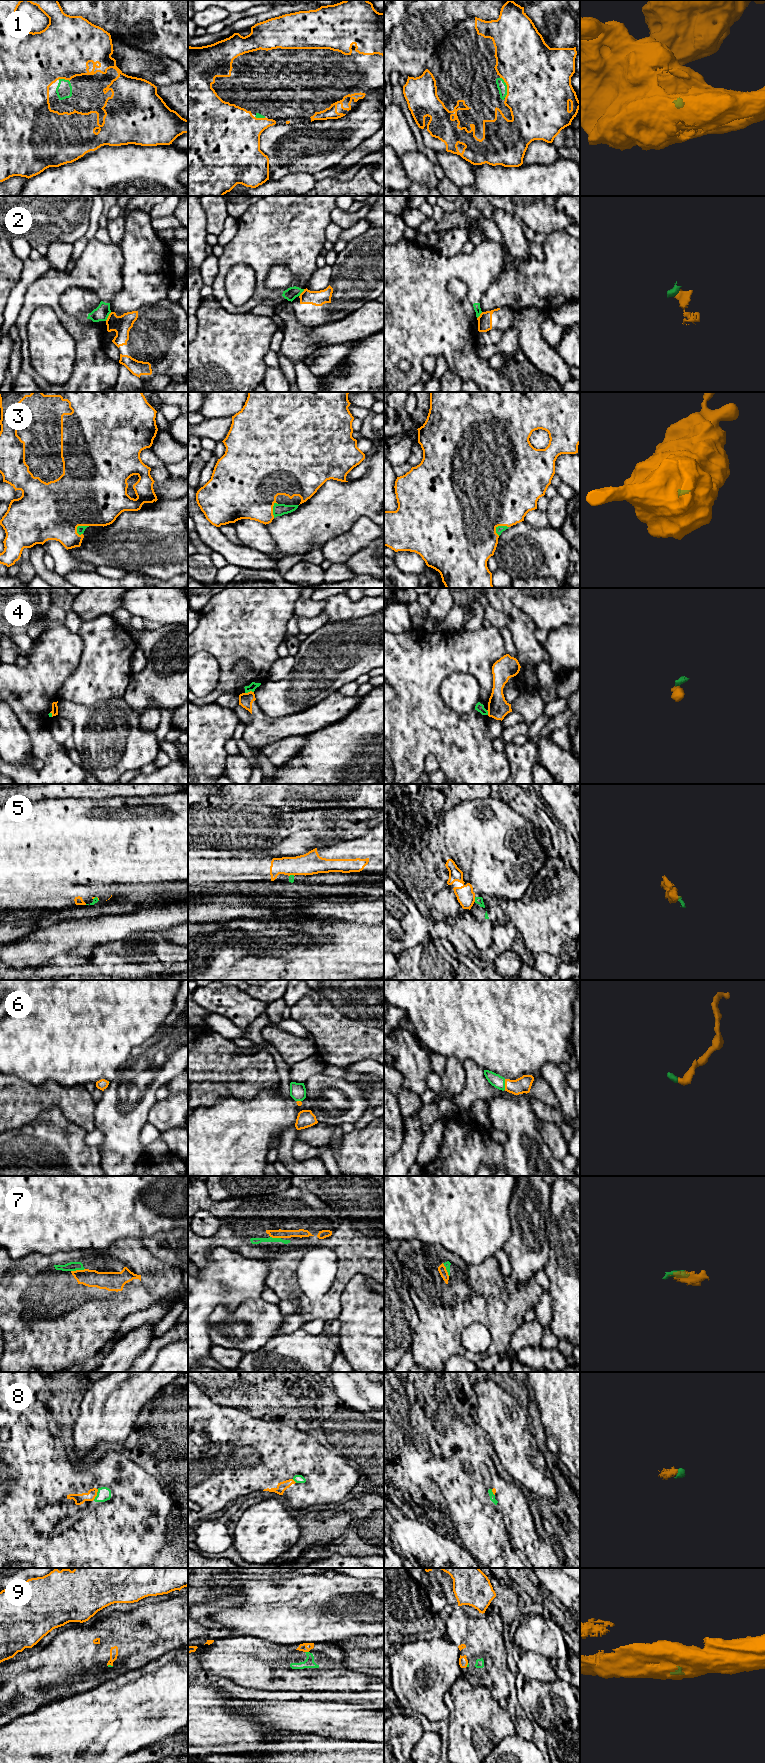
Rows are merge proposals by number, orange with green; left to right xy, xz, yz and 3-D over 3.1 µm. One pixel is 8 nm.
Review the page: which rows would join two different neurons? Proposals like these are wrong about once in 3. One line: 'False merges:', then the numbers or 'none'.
False merges: 2, 4, 5, 9

